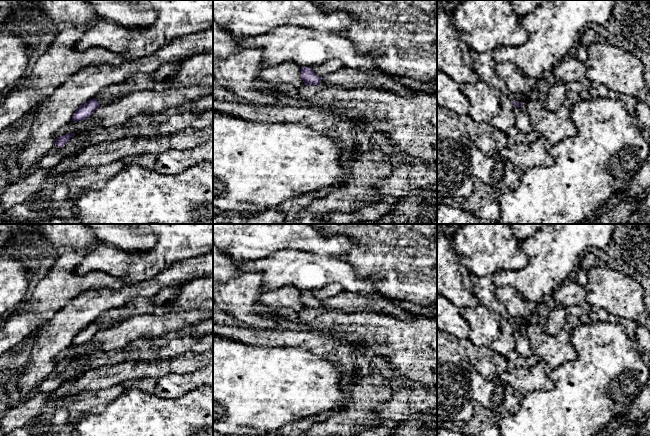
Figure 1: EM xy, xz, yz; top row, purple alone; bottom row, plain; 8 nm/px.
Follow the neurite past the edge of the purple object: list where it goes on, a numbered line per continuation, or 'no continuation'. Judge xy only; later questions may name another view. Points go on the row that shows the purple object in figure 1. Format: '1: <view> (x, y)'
1: xy (139, 81)

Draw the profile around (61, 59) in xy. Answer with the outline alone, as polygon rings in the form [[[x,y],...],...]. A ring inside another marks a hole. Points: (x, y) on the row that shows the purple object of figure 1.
[[[67,26],[49,37],[49,47],[36,61],[31,72],[21,84],[8,90],[0,99],[0,132],[31,116],[34,109],[63,84],[71,75],[88,66],[120,65],[124,58],[103,47],[91,46],[84,51],[76,49],[76,44],[83,34],[82,29]]]

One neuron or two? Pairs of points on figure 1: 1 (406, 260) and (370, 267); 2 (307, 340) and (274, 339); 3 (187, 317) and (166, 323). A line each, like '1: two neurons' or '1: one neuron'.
1: one neuron
2: one neuron
3: one neuron

